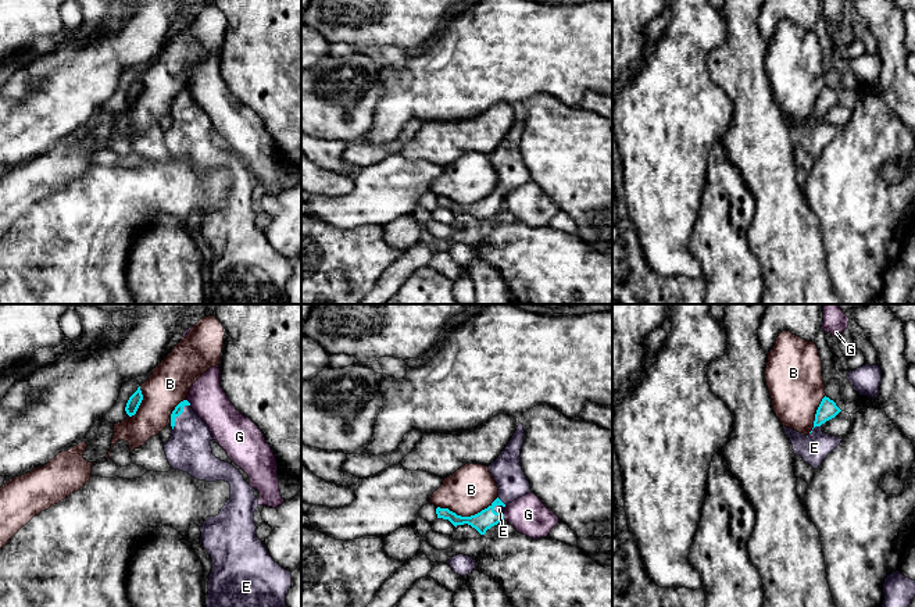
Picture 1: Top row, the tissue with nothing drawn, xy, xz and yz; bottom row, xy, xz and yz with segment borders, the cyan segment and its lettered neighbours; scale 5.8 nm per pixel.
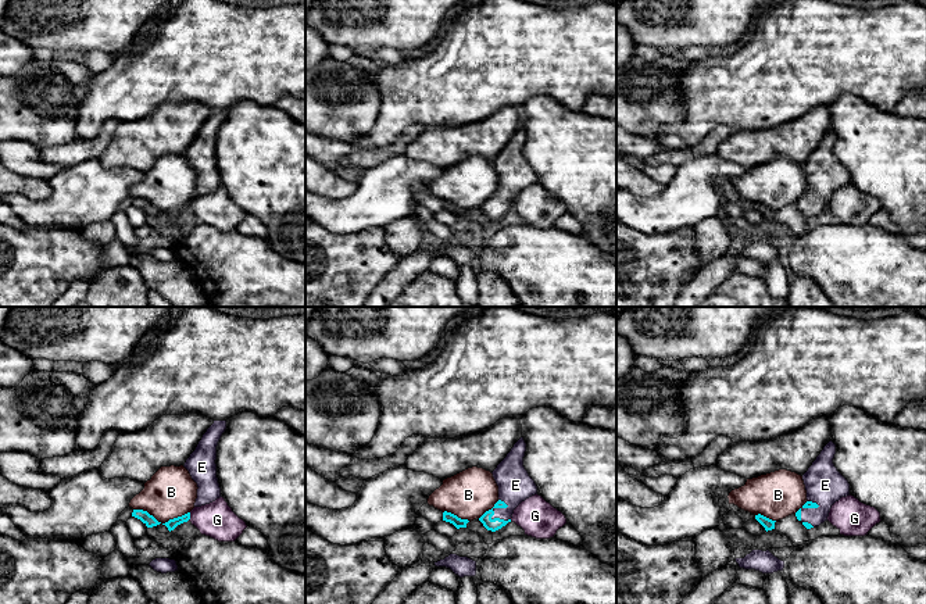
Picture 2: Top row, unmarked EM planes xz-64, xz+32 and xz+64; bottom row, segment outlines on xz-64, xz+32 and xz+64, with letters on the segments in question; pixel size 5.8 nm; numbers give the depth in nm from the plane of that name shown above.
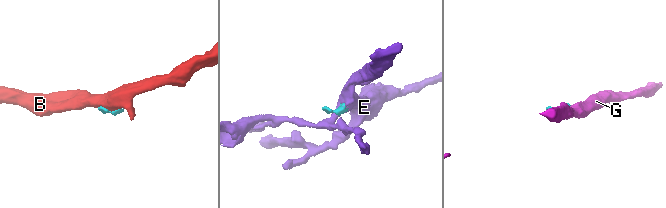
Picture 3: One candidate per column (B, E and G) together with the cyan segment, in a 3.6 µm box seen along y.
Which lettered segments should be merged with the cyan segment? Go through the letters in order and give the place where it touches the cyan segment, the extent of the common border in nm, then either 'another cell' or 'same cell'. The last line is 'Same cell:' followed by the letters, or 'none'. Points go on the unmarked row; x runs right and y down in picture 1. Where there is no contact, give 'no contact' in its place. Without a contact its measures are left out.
B: contact xz (467, 206); length 360 nm; another cell
E: contact xy (178, 104); length 180 nm; same cell
G: contact xy (188, 90); length 50 nm; another cell
Same cell: E

